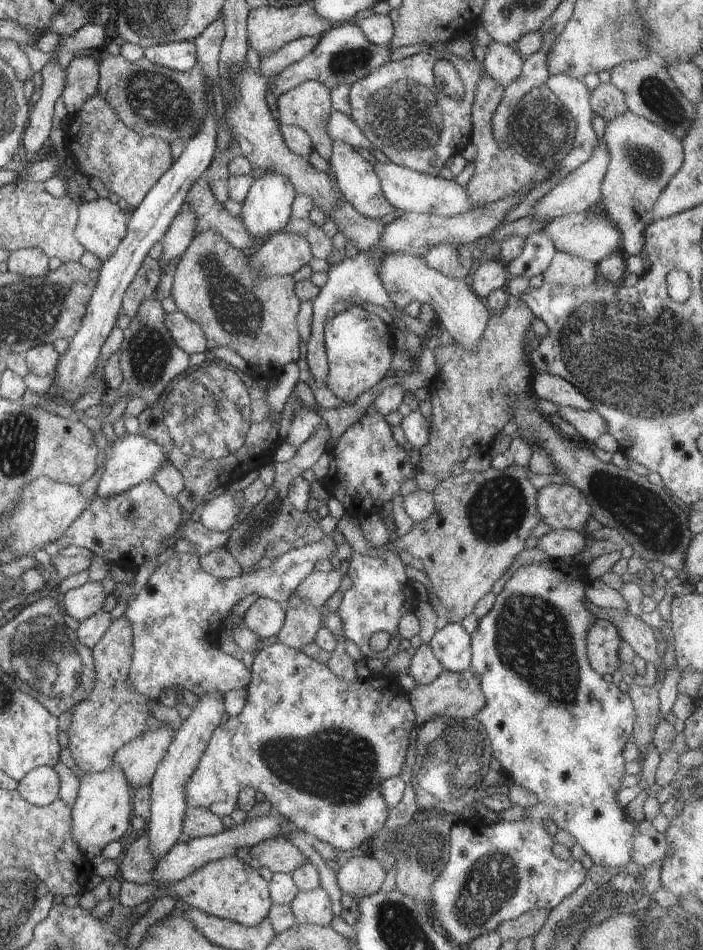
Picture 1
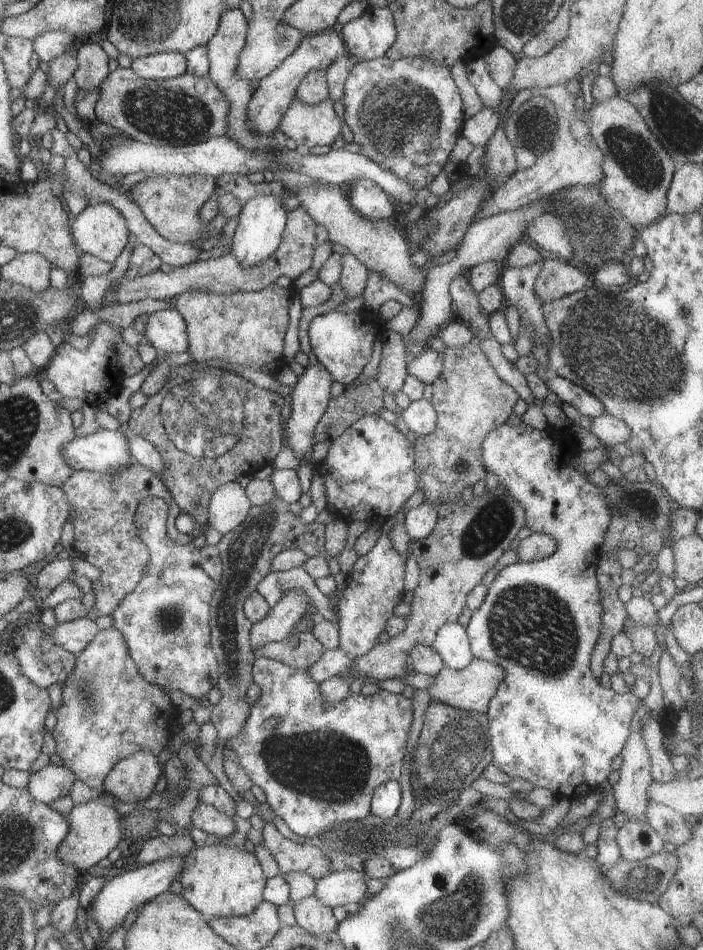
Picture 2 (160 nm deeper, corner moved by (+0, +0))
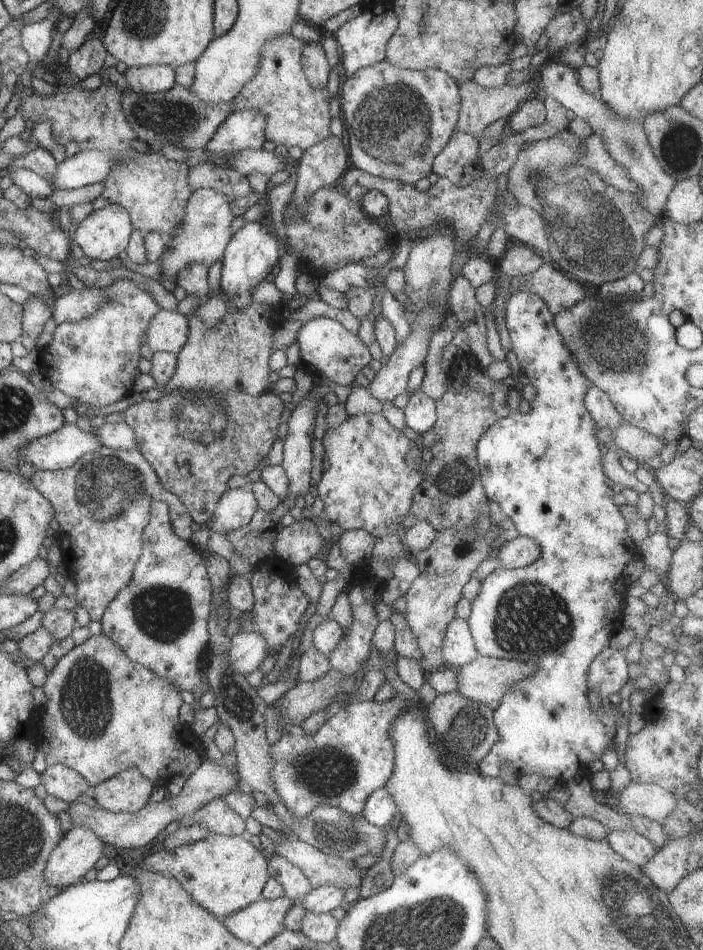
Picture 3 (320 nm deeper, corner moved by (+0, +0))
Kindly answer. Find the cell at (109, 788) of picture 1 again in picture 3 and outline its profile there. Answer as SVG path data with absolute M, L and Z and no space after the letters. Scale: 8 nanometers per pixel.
M72 827L64 835L64 840L51 852L51 862L47 864L45 878L52 887L65 889L83 880L84 875L94 868L94 864L103 856L104 844L93 830L83 827Z

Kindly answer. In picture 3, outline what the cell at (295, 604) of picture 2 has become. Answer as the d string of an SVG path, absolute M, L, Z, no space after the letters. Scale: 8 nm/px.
M238 632L231 638L228 655L227 662L233 672L247 677L268 656L265 638L254 633Z

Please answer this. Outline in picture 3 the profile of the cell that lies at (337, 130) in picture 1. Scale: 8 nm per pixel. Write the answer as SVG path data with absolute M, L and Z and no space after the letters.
M292 33L278 35L266 41L259 52L258 70L254 73L252 80L246 82L236 98L232 100L233 112L246 109L256 111L264 117L265 140L274 142L277 146L282 144L287 148L298 146L303 151L332 135L330 132L332 114L328 107L330 93L328 93L328 87L314 88L309 83L301 63L304 47L305 42L295 38Z

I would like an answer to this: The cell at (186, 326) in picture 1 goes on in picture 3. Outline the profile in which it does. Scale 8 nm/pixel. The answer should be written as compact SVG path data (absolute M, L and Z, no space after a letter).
M160 309L148 327L145 344L155 352L177 355L189 337L189 320L178 311Z

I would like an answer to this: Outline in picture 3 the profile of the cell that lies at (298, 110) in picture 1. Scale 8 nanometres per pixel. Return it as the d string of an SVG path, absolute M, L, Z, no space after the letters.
M320 41L305 43L301 63L309 83L314 88L326 87L331 66Z

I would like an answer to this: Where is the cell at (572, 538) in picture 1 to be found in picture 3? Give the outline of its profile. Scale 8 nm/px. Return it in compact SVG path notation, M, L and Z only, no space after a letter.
M522 536L506 541L495 551L500 566L505 569L517 569L533 563L541 553L541 546L536 540Z

